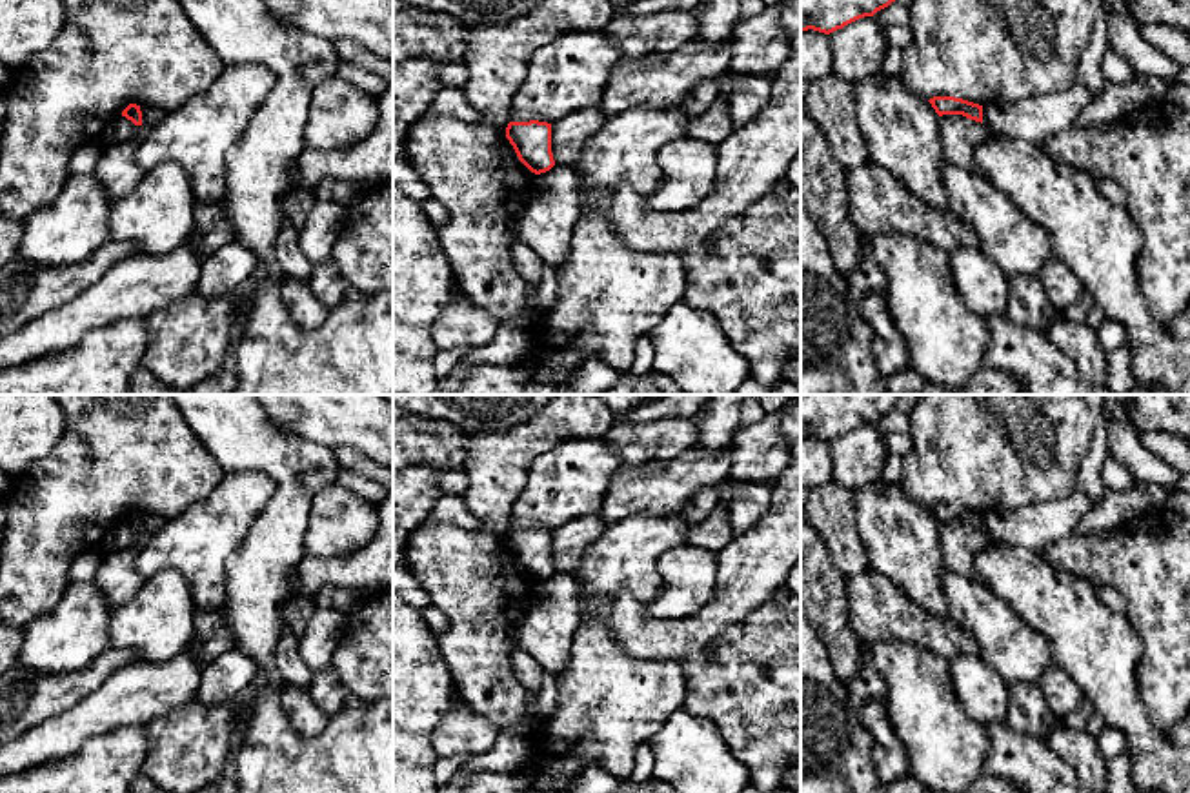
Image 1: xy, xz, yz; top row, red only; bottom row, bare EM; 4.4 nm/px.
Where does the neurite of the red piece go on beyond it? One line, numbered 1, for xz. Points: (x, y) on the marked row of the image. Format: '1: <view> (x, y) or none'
1: none

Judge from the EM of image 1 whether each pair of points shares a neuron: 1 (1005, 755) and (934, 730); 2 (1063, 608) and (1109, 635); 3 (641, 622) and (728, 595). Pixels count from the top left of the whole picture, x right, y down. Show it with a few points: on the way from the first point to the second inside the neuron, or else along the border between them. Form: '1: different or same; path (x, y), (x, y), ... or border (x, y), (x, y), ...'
1: different; border (985, 726), (988, 753), (981, 773)
2: same; path (1074, 619), (1090, 635), (1098, 635)
3: same; path (663, 632), (695, 632), (710, 617)

